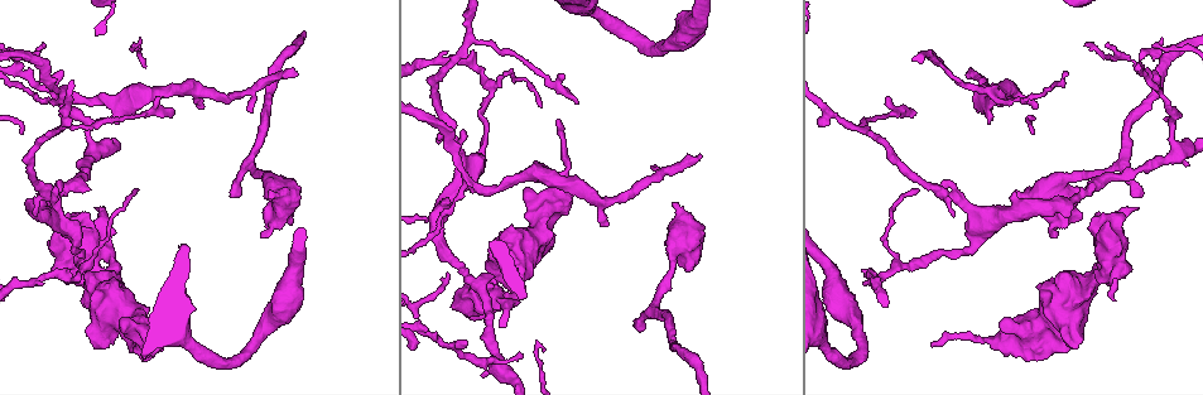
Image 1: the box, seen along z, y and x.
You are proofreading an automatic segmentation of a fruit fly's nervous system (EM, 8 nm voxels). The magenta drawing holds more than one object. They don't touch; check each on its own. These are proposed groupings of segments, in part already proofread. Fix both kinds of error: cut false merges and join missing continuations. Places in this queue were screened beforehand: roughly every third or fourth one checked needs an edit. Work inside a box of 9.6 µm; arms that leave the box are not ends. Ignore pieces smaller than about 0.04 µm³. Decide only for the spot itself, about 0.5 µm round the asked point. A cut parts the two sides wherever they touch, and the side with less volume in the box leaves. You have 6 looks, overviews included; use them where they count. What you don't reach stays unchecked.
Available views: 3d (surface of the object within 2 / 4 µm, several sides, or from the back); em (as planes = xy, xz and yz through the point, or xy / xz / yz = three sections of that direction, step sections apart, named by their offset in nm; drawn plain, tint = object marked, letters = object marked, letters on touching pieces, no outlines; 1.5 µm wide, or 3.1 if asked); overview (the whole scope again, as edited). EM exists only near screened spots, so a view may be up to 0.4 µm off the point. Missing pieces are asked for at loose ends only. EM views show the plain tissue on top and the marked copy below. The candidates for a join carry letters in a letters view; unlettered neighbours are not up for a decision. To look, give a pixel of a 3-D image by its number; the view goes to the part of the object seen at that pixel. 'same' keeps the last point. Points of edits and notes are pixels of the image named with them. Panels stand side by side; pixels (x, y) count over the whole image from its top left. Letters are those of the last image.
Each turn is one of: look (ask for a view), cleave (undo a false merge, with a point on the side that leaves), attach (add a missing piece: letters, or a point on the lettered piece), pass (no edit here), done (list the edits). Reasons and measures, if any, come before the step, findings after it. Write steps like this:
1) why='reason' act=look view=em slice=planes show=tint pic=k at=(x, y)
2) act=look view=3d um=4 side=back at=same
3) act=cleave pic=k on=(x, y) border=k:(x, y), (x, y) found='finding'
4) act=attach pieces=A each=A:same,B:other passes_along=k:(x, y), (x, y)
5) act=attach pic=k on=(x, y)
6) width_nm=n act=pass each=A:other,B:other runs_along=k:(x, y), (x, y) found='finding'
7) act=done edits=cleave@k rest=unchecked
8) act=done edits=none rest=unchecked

act=look view=em slice=planes show=letters pic=1 at=(1138, 196)

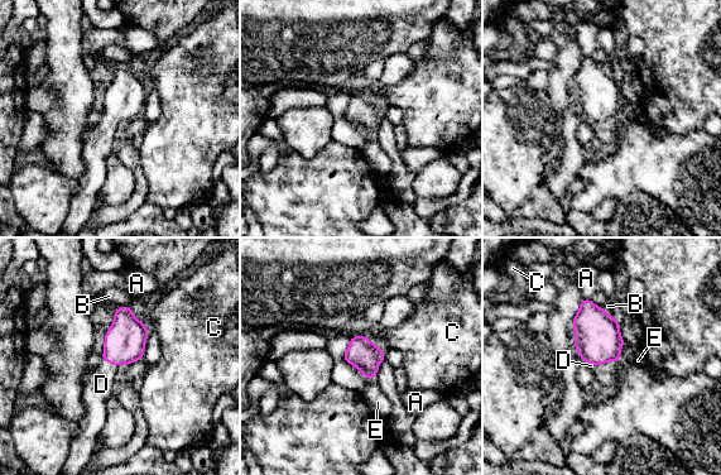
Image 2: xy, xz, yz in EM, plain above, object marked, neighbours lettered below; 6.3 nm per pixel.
longest_contact=B:220nm act=attach pieces=D each=A:other,B:other,C:other,D:same,E:other passes_along=2:(125, 340), (110, 363), (101, 384) found='it goes on there'

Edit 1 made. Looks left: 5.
why='branch stops here' act=look view=em slice=planes show=letters pic=1 at=(203, 108)

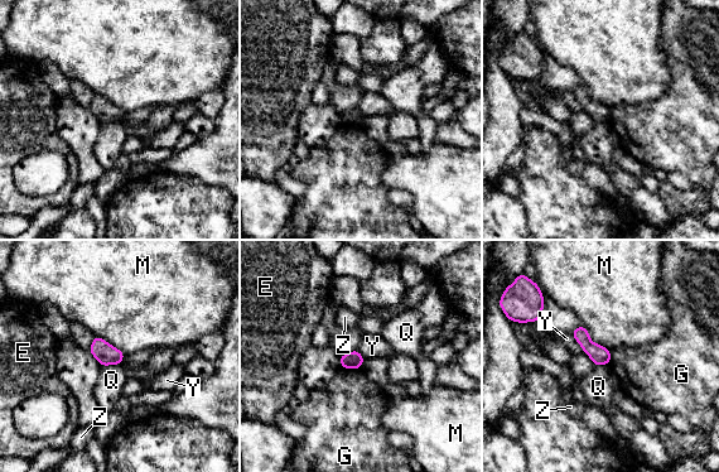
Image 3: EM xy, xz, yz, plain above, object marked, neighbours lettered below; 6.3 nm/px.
act=pass each=E:other,G:other,M:other,Q:other,Y:other,Z:other border=3:(570, 333), (584, 351) found='no lettered piece goes on from it'

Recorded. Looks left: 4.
why='an open end' act=look view=em slice=planes show=letters pic=1 at=(654, 164)

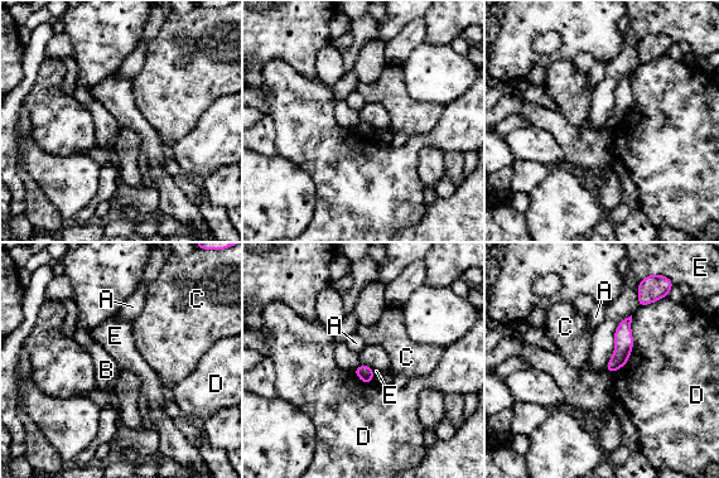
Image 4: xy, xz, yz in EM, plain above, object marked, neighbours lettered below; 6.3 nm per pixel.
act=pass each=A:other,B:other,C:other,D:other,E:other runs_along=4:(627, 322), (622, 353), (611, 367) found='none of them fits'

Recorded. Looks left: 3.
act=done edits=attach@2 rest=unchecked

